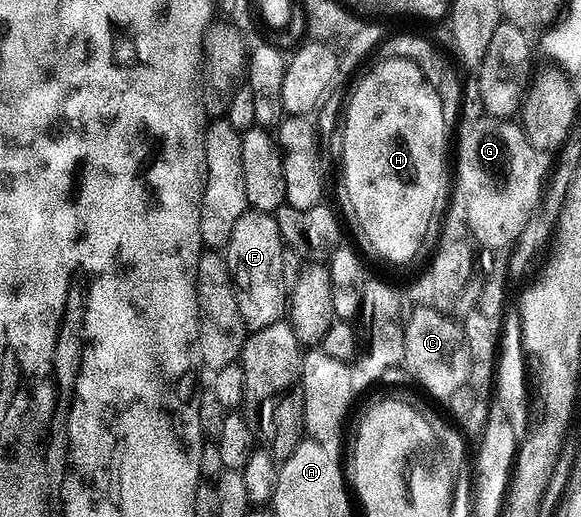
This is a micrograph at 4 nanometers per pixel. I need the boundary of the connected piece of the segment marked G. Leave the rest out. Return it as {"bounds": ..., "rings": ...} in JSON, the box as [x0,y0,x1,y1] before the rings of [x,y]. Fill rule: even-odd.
{"bounds":[459,115,545,251],"rings":[[[486,115],[480,118],[480,121],[469,122],[459,133],[459,197],[463,200],[463,217],[476,246],[484,245],[487,251],[507,251],[518,241],[525,223],[540,206],[545,190],[545,173],[543,175],[543,165],[539,162],[541,153],[529,143],[522,124]]]}

